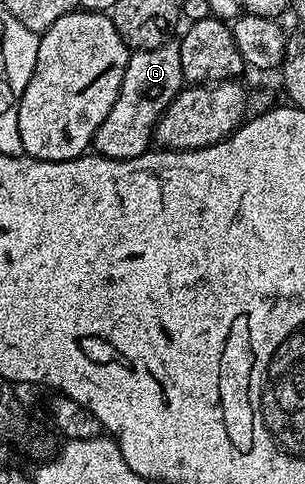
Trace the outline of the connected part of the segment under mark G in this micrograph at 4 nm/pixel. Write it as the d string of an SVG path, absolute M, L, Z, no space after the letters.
M166 41L161 47L134 50L127 58L125 79L117 95L117 103L105 115L101 127L97 127L93 149L100 157L133 159L152 148L155 135L155 124L161 115L173 103L173 99L185 88L181 71L181 51L179 41Z

